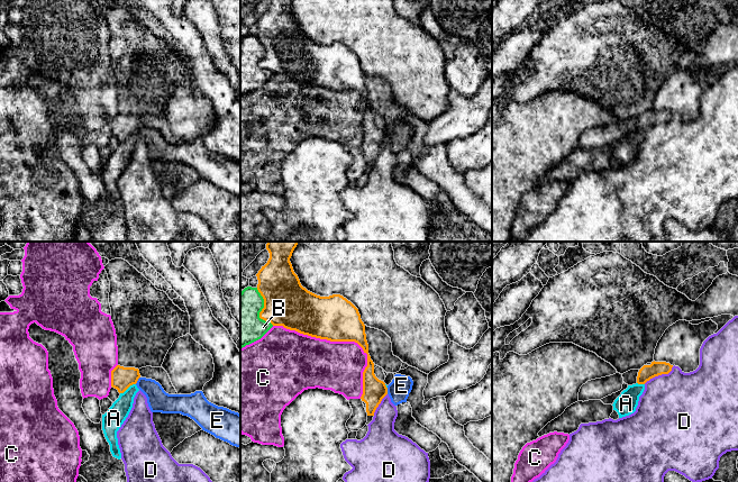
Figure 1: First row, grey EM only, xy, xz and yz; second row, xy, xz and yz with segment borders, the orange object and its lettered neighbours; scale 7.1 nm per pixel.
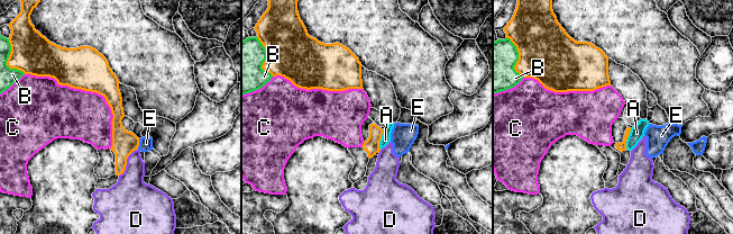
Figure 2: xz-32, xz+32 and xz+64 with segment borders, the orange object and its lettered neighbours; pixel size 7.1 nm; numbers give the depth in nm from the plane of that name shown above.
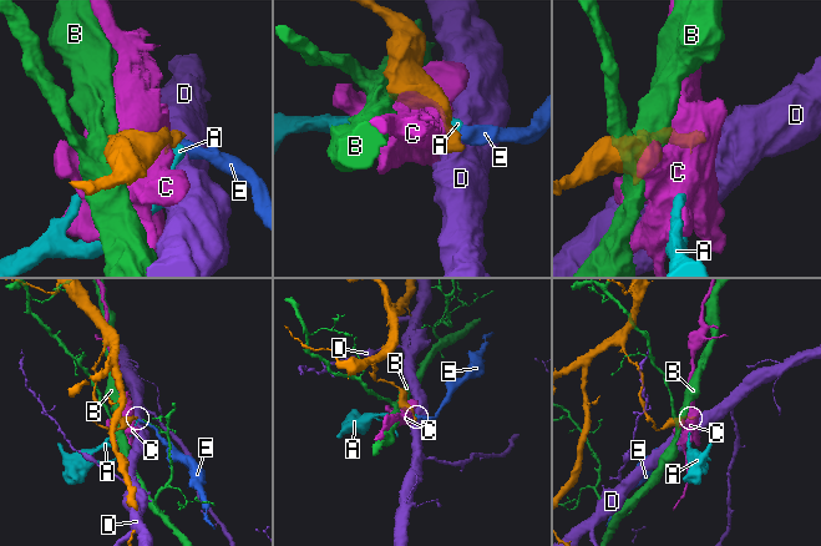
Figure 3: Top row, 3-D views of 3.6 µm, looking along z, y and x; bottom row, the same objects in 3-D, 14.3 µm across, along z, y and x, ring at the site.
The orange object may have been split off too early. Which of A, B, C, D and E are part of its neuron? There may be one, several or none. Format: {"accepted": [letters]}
{"accepted": []}

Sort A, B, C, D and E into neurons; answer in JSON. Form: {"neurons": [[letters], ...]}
{"neurons": [["A", "E"], ["B"], ["C"], ["D"]]}

